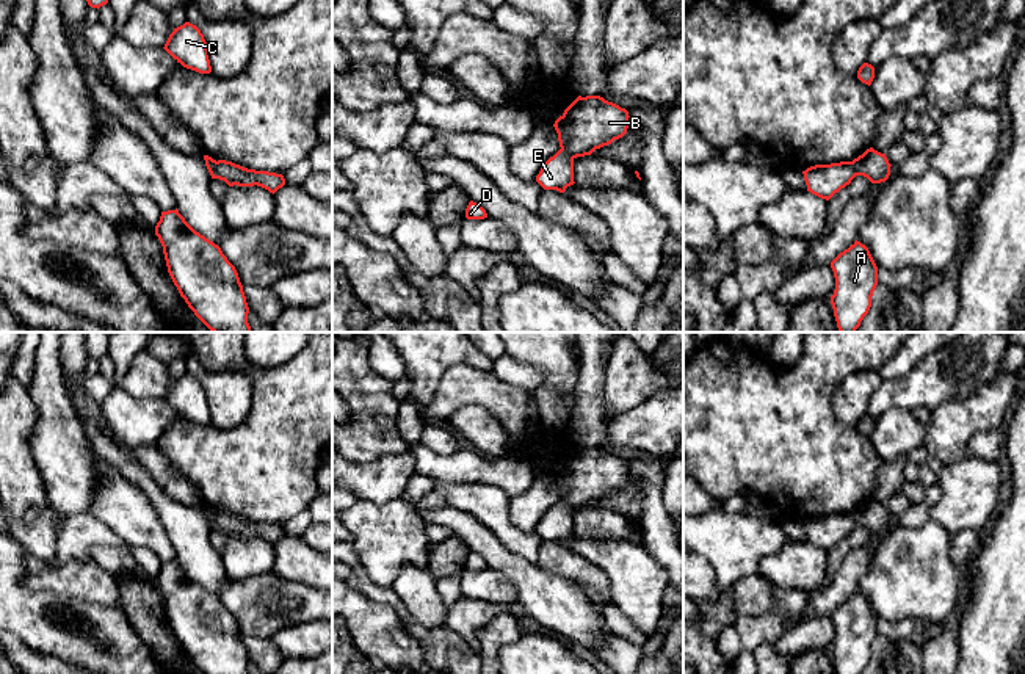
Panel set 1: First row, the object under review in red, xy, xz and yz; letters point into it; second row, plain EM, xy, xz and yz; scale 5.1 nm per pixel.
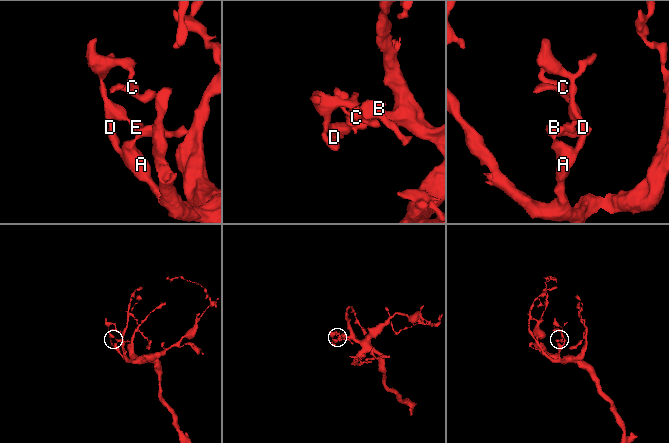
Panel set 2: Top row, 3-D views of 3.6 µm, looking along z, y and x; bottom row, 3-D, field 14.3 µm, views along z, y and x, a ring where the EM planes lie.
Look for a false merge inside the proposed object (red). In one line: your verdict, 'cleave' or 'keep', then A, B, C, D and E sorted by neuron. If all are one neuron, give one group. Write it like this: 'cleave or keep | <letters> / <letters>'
keep | A B C D E

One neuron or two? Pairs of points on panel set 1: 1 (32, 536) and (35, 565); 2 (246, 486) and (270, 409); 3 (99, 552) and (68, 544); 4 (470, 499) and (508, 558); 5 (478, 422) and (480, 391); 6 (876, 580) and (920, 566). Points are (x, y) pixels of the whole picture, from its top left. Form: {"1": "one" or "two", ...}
{"1": "two", "2": "one", "3": "two", "4": "two", "5": "two", "6": "one"}

